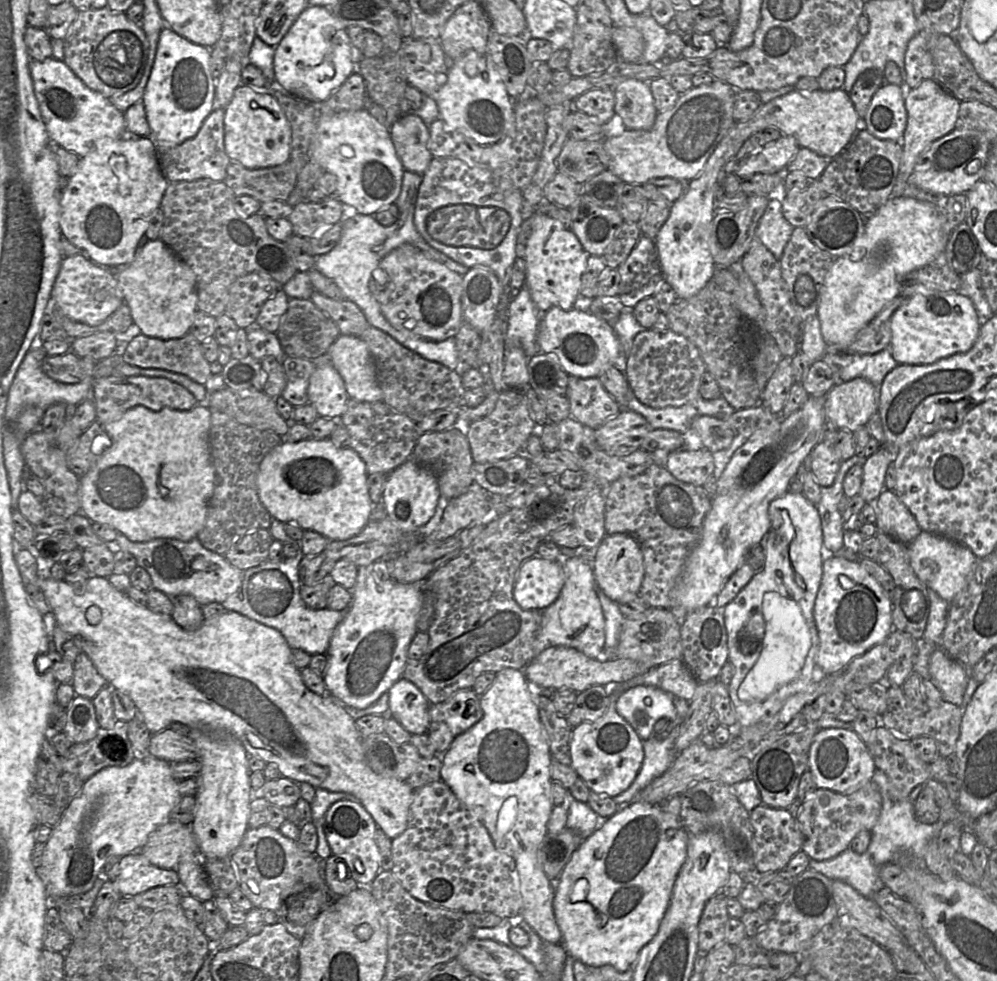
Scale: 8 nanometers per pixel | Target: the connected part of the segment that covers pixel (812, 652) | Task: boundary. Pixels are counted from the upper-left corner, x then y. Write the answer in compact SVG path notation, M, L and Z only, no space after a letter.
M789 490L770 502L768 514L770 528L759 545L766 555L765 568L755 573L749 583L723 608L728 660L735 668L727 686L736 712L736 728L751 726L775 716L789 697L805 692L814 683L813 670L819 637L813 610L825 558L820 514L817 505L811 503L804 494Z

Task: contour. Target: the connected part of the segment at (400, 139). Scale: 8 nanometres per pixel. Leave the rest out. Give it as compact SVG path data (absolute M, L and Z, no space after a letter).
M407 113L389 127L389 132L404 169L423 175L433 159L428 149L429 125L419 116Z

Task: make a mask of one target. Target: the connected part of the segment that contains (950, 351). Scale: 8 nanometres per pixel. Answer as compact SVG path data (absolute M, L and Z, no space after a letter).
M922 291L893 314L889 349L898 365L931 365L940 359L969 351L978 338L981 324L968 297L954 291Z

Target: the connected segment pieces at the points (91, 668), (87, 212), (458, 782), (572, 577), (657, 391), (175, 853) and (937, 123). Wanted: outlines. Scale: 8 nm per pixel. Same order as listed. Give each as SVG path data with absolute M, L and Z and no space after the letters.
M81 652L74 662L74 675L72 686L75 694L93 699L98 692L107 686L107 681L102 677L89 657Z
M101 137L94 141L90 152L80 157L77 168L68 178L60 197L59 224L62 237L83 250L88 258L101 267L130 264L140 239L146 235L153 212L160 207L168 186L157 156L157 146L148 137L125 140Z
M500 670L490 688L480 696L482 718L458 735L448 750L439 756L442 761L441 780L482 822L496 849L514 862L522 897L520 917L536 931L543 942L560 944L562 934L553 911L555 881L546 876L538 860L538 849L547 834L547 823L554 807L551 794L551 752L534 702L534 695L541 692L542 690L531 686L522 670Z
M594 551L590 556L564 552L561 561L565 582L557 599L541 611L540 628L533 643L535 656L549 647L564 646L577 649L590 658L603 657L605 618L597 594L593 560Z
M671 330L639 332L627 357L625 376L635 397L652 408L683 406L699 394L706 366L698 348L686 337Z
M171 820L150 834L140 852L154 866L176 869L183 856L199 849L191 827Z
M924 80L913 88L905 99L907 125L901 140L903 156L900 163L897 181L890 198L903 196L909 176L912 174L918 157L935 140L947 135L957 127L961 101L946 91L936 80Z

